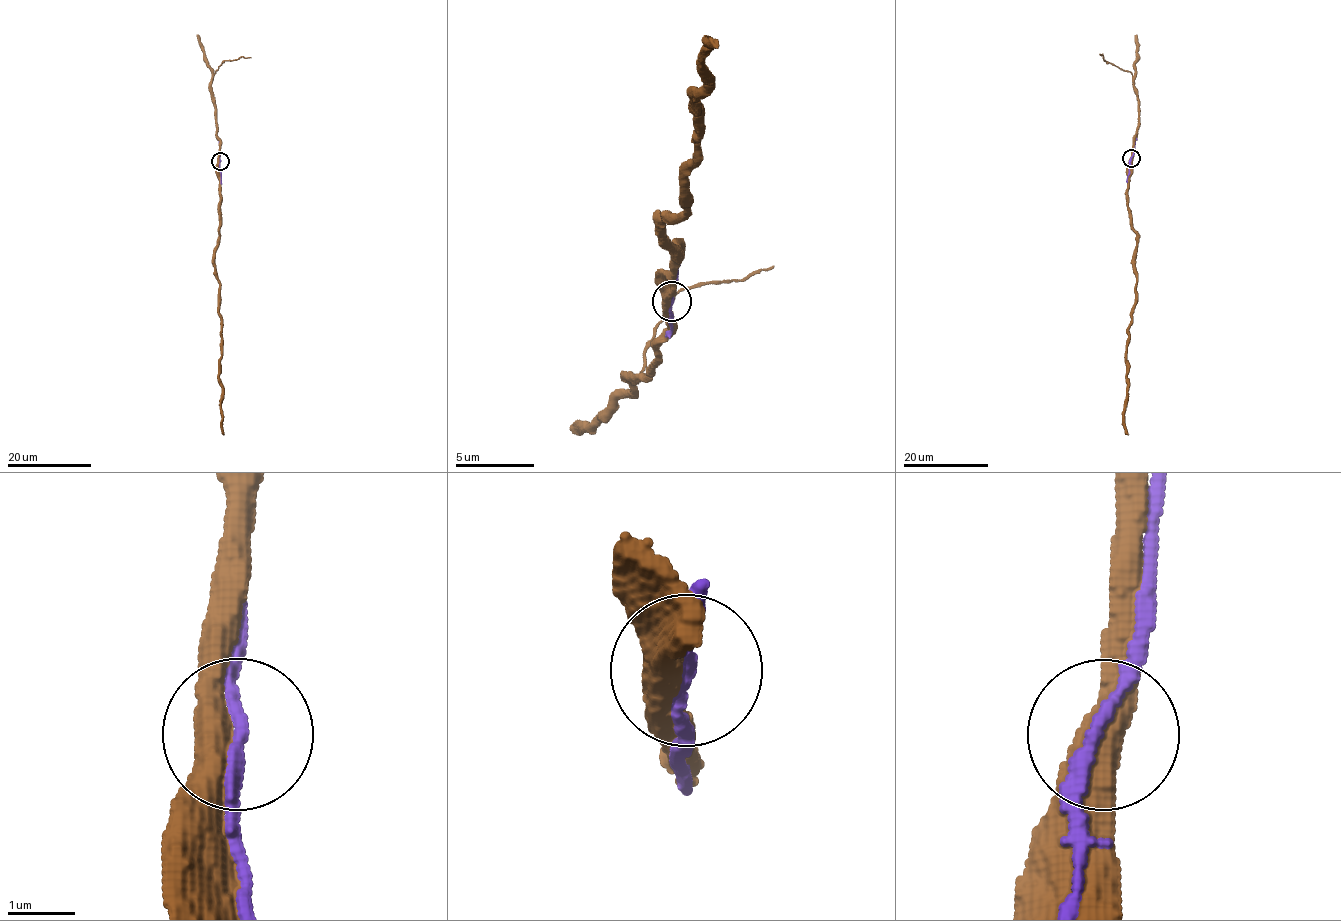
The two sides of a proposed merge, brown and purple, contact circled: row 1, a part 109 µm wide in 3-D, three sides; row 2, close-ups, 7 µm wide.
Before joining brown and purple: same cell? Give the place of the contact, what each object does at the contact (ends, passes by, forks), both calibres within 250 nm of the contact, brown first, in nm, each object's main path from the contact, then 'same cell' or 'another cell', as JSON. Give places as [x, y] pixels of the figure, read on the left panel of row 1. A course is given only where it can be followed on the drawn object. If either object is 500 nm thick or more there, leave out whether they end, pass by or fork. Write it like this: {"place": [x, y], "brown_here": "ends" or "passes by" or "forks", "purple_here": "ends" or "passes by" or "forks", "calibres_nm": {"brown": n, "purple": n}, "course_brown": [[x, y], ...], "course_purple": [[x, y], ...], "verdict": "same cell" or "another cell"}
{"place": [220, 161], "brown_here": "passes by", "purple_here": "passes by", "calibres_nm": {"brown": 480, "purple": 170}, "course_brown": [[219, 160], [220, 235], [215, 252], [215, 275], [219, 283], [221, 320], [219, 383], [223, 435]], "course_purple": [[220, 160], [221, 184]], "verdict": "same cell"}

